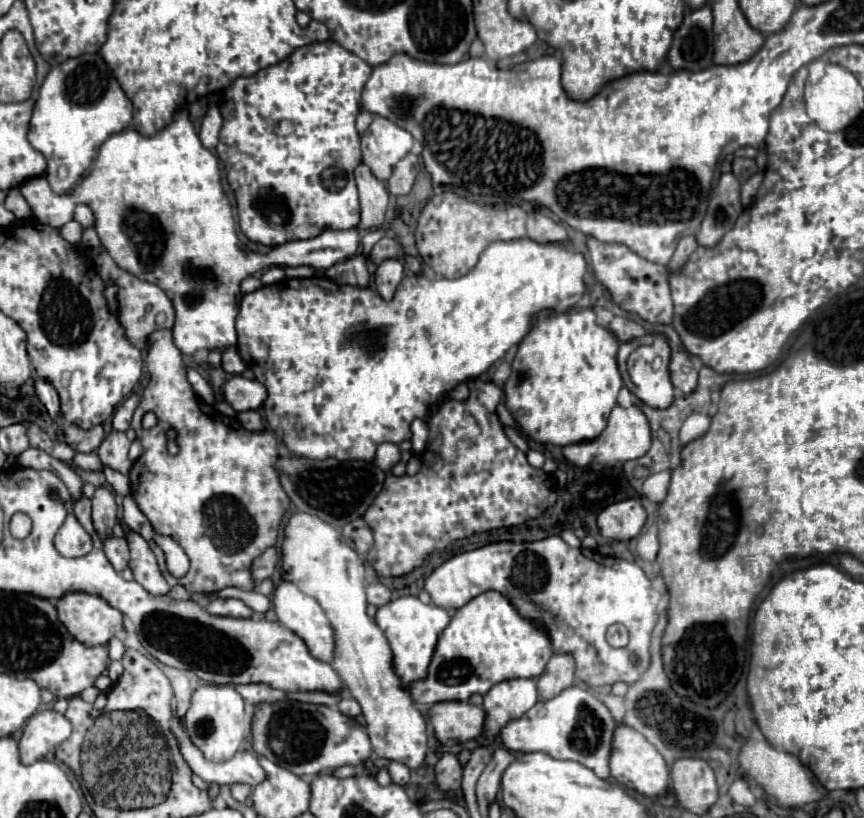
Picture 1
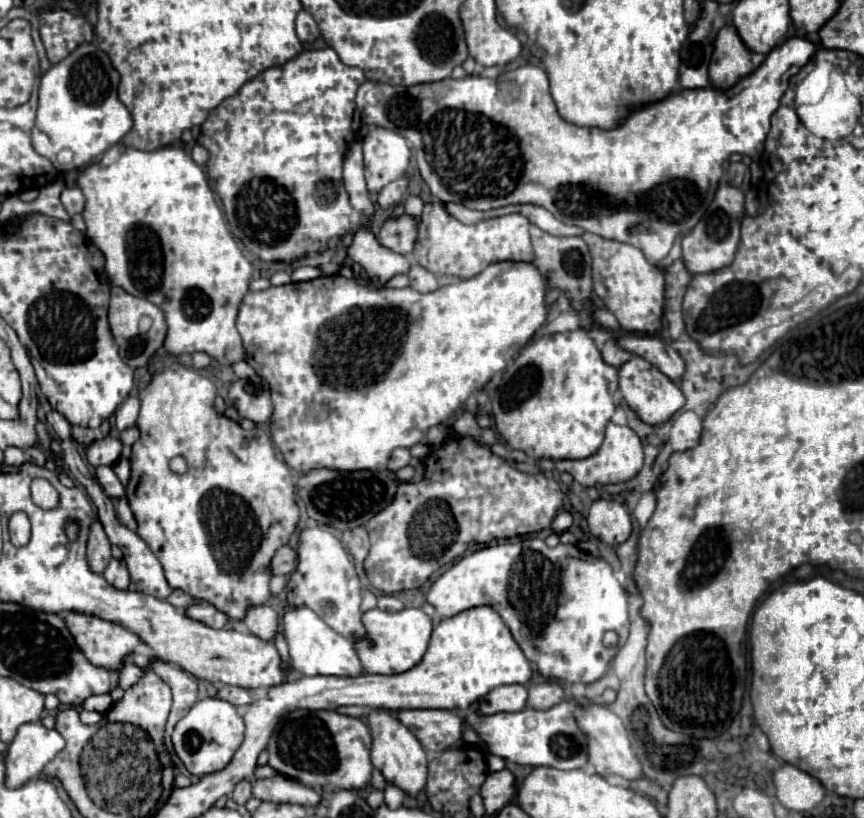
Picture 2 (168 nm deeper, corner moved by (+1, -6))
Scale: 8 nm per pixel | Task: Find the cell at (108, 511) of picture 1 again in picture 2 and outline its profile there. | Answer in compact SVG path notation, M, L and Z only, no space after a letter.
M93 519L89 527L89 541L87 541L87 559L95 573L103 573L109 559L111 559L111 543L99 519Z

